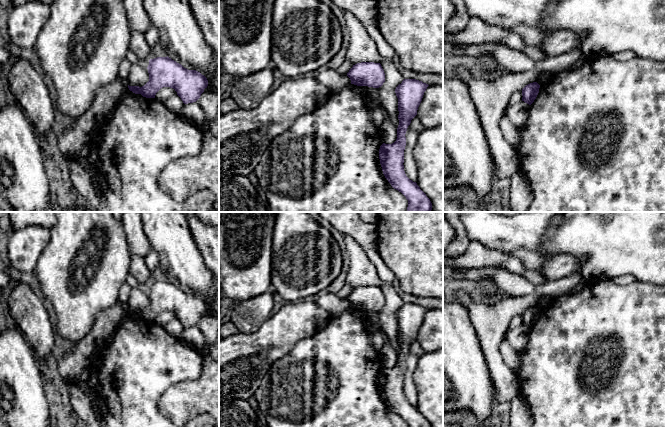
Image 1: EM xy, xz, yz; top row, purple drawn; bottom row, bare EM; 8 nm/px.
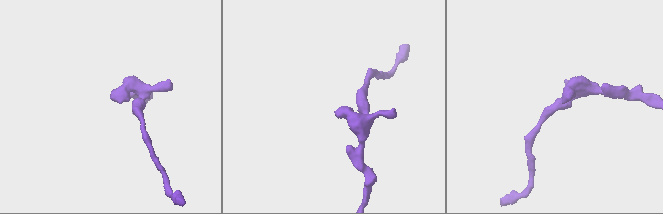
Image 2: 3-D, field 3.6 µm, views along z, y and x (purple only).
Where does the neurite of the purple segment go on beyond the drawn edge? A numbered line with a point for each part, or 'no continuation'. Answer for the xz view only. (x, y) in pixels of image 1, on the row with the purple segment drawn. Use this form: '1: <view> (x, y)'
no continuation

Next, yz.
no continuation

